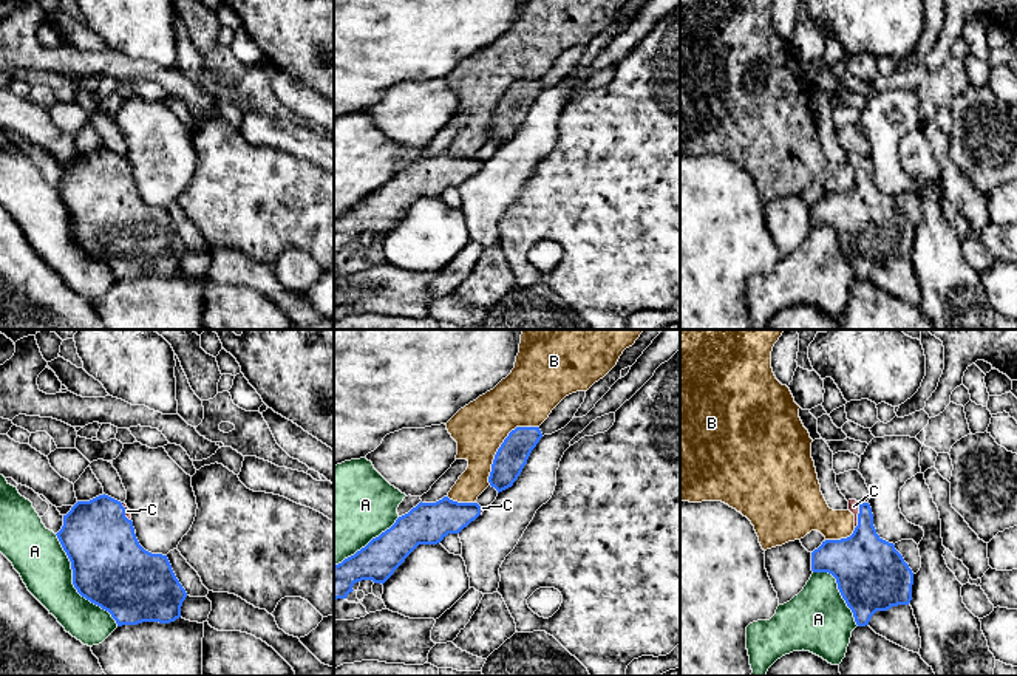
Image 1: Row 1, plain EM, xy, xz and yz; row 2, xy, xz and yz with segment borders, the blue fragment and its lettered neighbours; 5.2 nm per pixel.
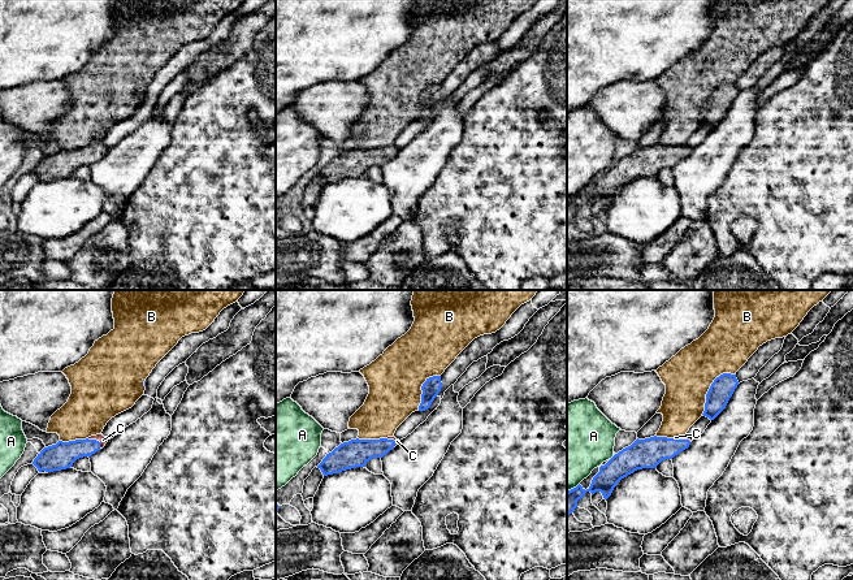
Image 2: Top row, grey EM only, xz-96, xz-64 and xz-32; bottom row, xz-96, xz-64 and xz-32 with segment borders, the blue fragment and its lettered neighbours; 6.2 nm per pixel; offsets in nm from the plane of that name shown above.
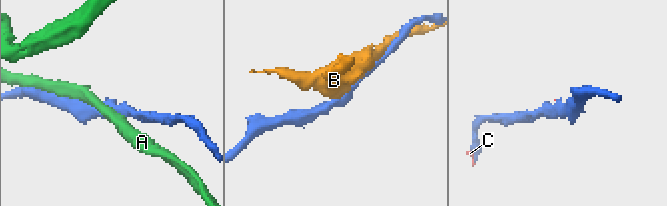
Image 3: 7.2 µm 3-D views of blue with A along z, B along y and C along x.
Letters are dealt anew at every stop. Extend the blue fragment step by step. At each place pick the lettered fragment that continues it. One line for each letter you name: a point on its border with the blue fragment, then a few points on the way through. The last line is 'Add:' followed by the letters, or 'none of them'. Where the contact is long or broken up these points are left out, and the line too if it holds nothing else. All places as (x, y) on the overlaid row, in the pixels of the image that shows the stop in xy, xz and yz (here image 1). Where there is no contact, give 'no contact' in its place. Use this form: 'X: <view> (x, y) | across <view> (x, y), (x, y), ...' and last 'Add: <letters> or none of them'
C: yz (858, 515)
Add: C

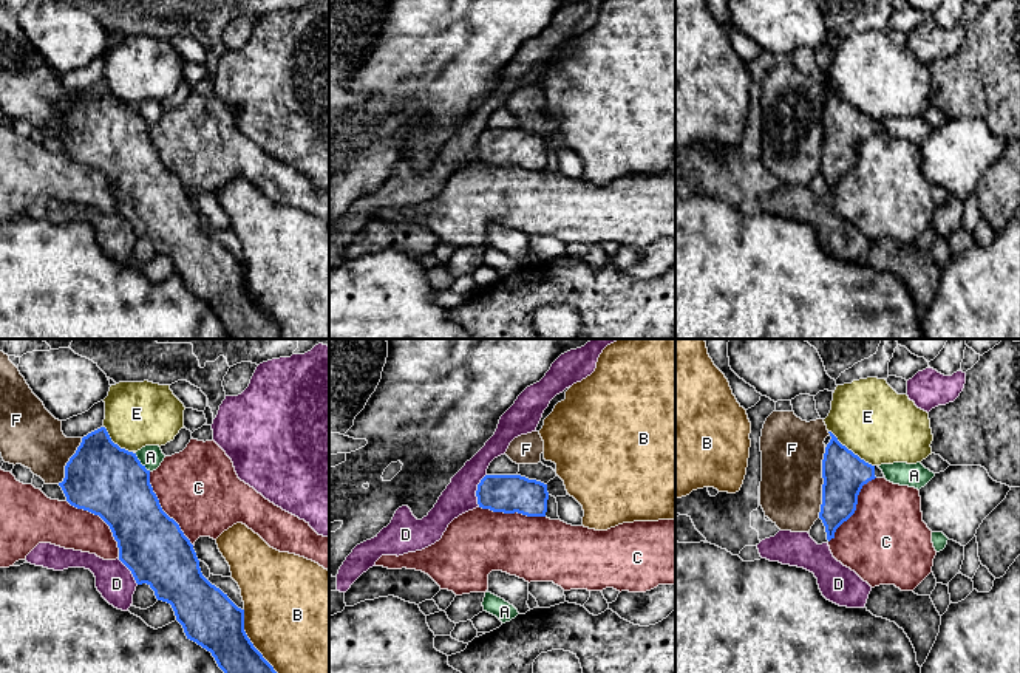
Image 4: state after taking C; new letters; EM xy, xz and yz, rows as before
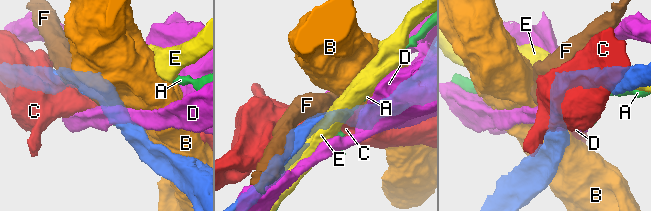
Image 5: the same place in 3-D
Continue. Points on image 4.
Add: none of them

